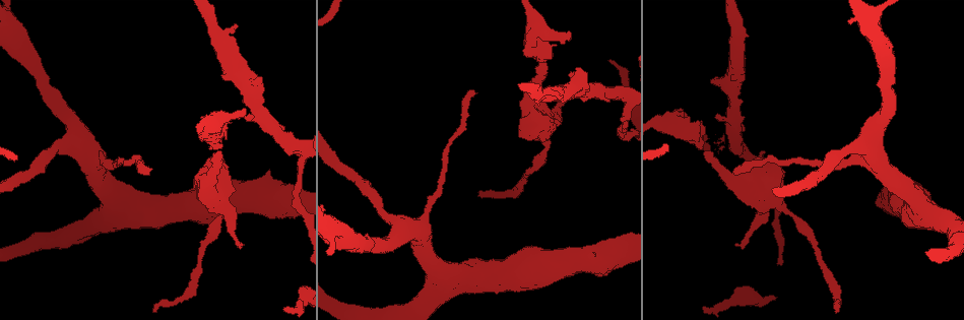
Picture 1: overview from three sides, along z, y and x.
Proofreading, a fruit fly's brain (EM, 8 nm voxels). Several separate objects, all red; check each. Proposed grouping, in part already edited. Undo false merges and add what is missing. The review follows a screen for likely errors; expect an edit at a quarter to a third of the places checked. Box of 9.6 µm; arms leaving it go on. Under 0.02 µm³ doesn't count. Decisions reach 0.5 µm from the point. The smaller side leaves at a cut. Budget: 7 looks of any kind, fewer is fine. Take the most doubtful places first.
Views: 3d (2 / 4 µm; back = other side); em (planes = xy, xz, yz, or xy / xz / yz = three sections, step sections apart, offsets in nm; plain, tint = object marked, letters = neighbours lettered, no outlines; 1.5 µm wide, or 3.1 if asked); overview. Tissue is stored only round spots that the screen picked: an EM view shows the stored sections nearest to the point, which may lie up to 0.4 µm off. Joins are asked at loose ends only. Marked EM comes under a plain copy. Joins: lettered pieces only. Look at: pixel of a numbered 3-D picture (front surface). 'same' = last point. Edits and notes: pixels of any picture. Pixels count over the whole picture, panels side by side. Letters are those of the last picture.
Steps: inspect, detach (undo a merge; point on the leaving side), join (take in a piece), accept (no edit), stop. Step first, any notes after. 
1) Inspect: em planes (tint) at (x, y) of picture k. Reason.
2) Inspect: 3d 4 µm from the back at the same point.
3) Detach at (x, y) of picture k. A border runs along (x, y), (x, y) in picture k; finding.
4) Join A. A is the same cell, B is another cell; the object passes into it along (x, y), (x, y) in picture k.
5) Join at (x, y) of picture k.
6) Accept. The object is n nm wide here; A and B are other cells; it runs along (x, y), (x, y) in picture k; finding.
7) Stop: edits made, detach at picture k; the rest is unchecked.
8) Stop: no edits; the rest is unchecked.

Inspect: 3d 2 µm at (475, 92) of picture 1. Long arm stops here.

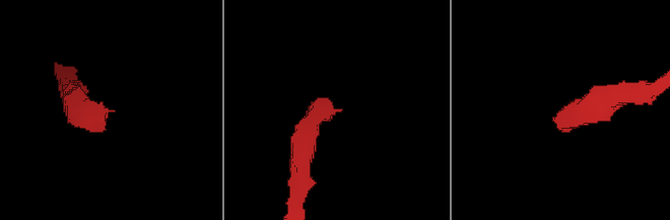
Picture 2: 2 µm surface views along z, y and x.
Inspect: em xz step 8 (tint) at (327, 106) of picture 2.

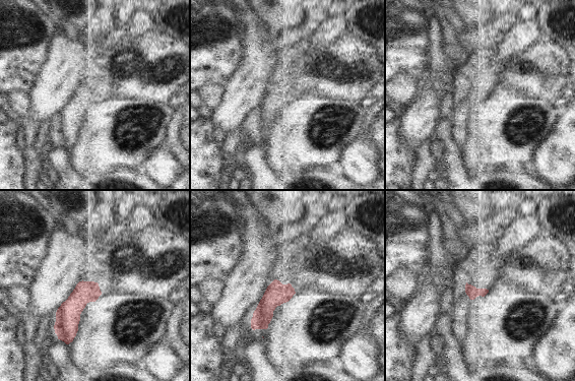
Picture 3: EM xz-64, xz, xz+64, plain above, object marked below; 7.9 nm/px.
Inspect: em planes (letters) at the same point. Another direction.

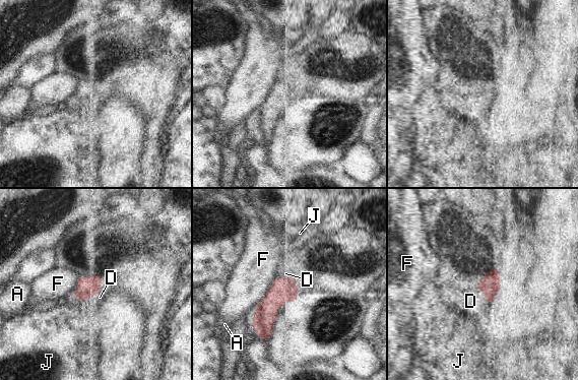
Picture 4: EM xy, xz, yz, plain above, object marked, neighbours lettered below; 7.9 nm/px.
Join D. The object is 150 nm wide here; D is the same cell, A, F and J are other cells; the object passes into it along (85, 286), (93, 294), (100, 297) in picture 4; it goes on there.

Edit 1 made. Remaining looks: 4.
Inspect: overview.

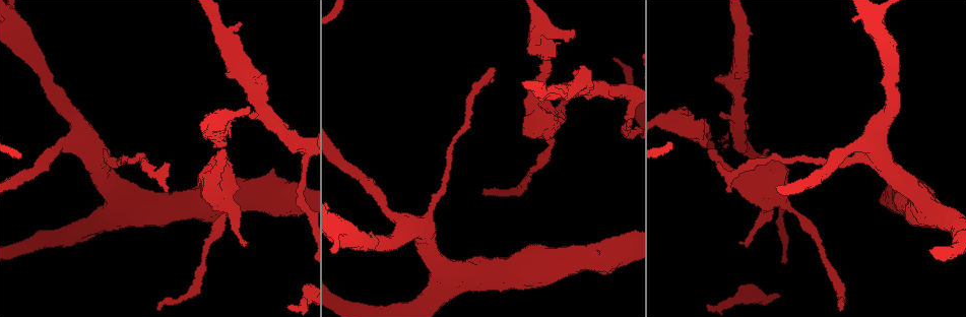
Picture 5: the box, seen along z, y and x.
Inspect: em xy step 8 (letters) at (577, 70) of picture 5. Free end.

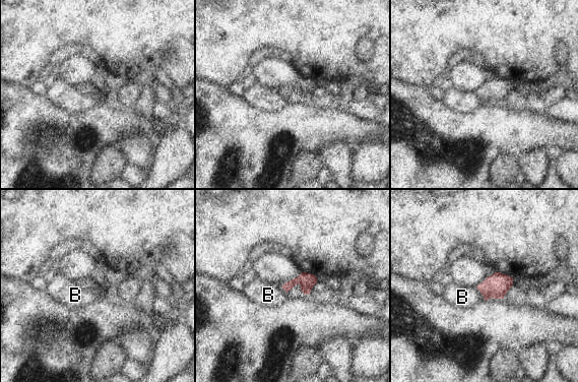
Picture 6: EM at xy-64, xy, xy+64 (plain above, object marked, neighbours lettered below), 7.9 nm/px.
Inspect: em yz step 4 (letters) at the same point. Cut it another way.

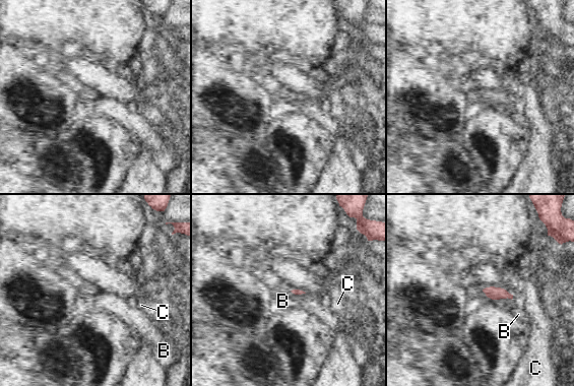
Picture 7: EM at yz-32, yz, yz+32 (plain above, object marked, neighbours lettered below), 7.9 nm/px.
Accept. The longest contact is with B, 170 nm; B and C are other cells; a border runs along (491, 298), (511, 299) in picture 7; none of them fits.

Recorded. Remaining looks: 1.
Stop: edits made, join at picture 4; the rest is unchecked.

